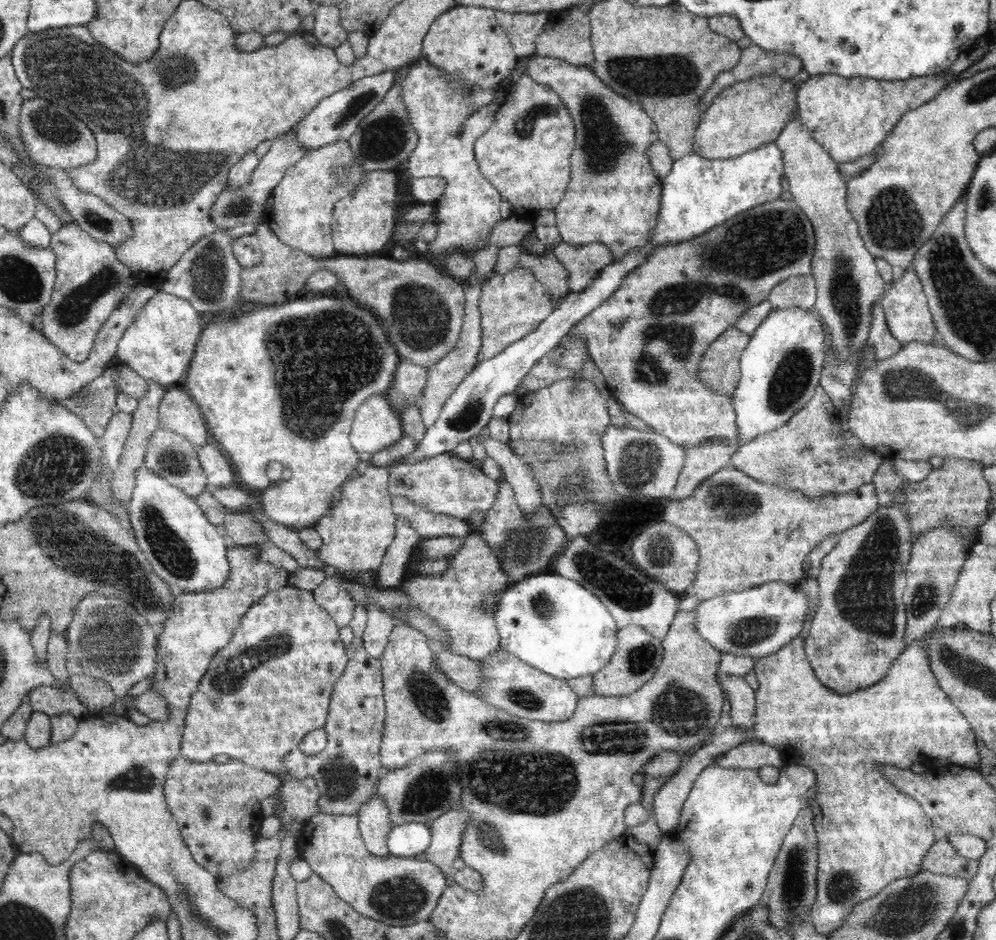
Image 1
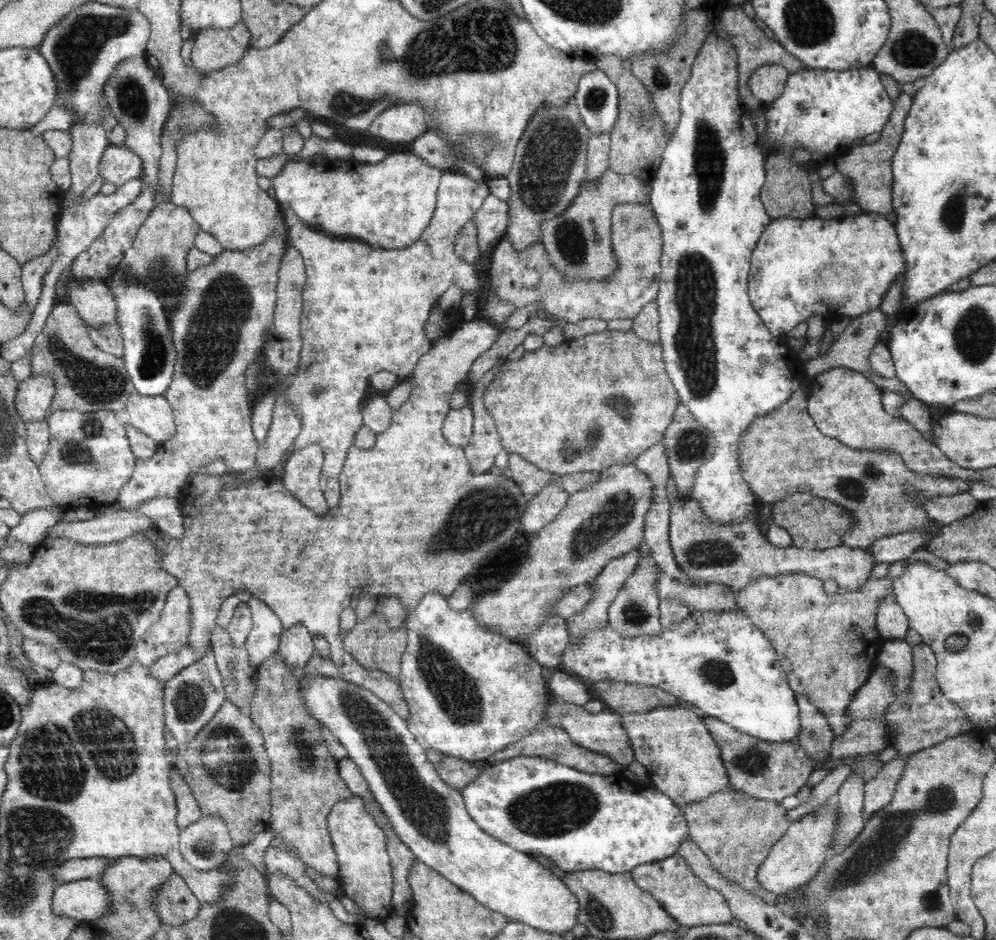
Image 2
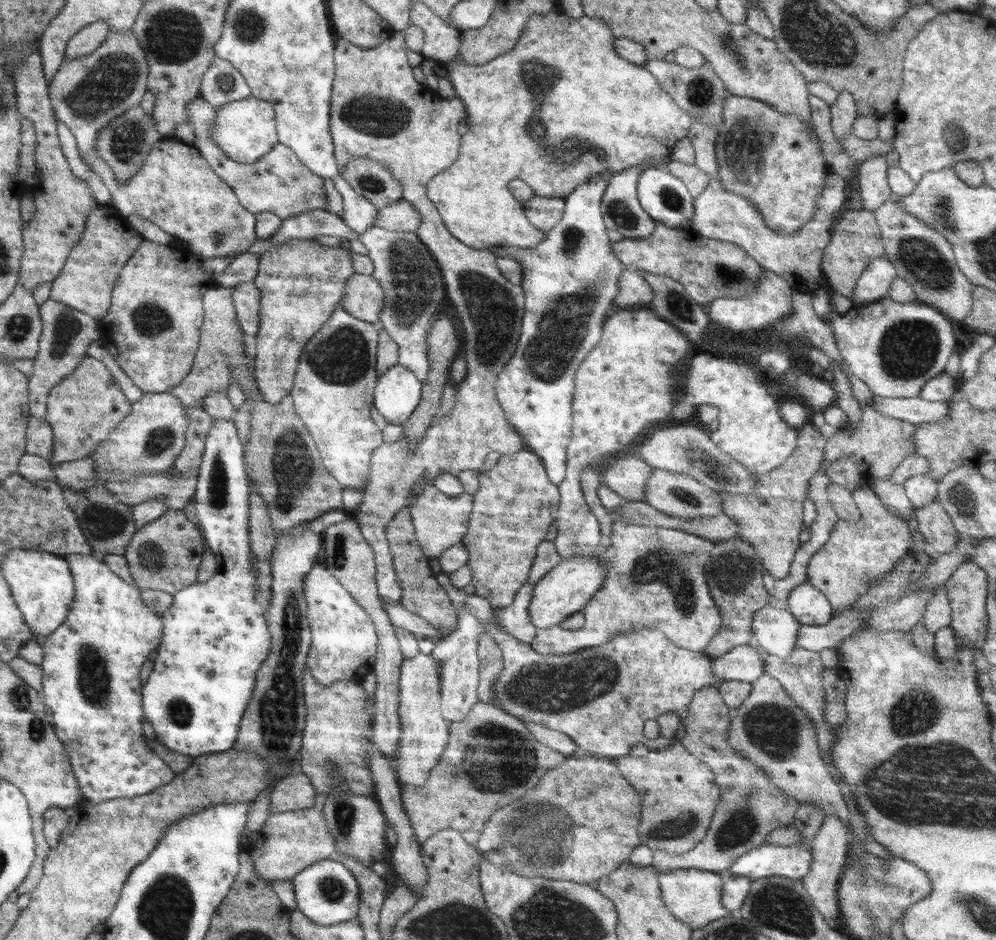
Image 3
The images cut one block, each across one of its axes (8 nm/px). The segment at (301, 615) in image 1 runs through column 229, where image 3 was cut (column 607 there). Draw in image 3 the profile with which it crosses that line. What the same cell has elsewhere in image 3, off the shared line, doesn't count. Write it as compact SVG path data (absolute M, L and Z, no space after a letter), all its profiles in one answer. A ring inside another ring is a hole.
M444 571L438 573L437 580L444 588L444 592L448 592L448 598L452 600L457 613L467 609L486 634L491 636L502 654L501 672L495 677L491 686L500 709L521 721L528 720L532 724L564 732L580 747L580 751L583 749L606 758L617 759L629 755L636 744L642 744L649 752L658 751L660 748L666 749L675 744L677 739L658 737L656 740L648 740L643 733L646 720L656 719L666 711L674 711L684 716L684 710L690 704L694 692L706 686L717 687L723 682L720 676L713 674L712 658L704 653L677 648L655 629L636 631L634 634L627 632L626 635L616 636L608 644L571 654L554 656L539 654L529 644L509 636L505 628L493 620L491 604L484 596L467 594L465 589L456 587L448 578L448 573Z

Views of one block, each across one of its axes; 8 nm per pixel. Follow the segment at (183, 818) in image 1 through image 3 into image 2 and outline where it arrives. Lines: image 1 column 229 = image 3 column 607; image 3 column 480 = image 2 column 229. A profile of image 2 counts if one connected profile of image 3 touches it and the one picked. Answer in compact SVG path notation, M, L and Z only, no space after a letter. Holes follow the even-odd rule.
M218 815L202 816L180 831L181 853L201 871L209 872L221 867L235 847L226 823Z

